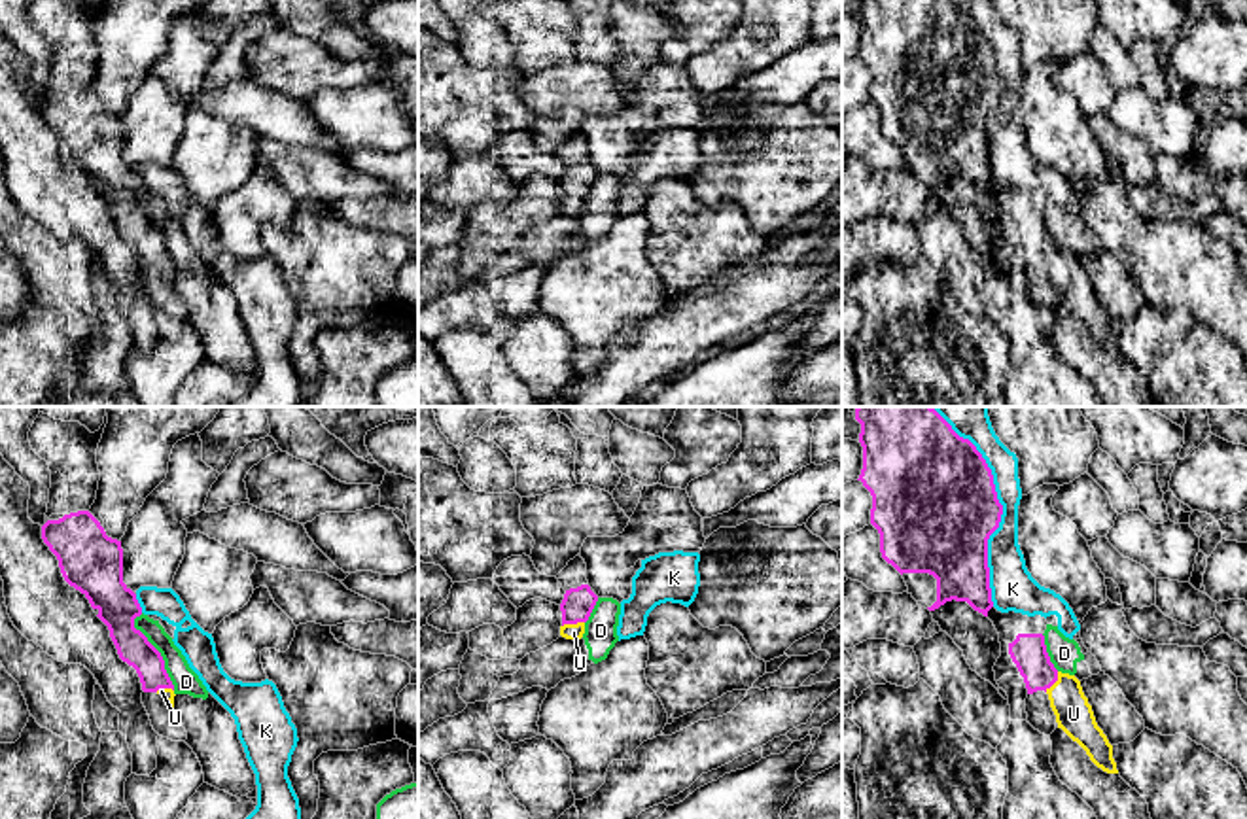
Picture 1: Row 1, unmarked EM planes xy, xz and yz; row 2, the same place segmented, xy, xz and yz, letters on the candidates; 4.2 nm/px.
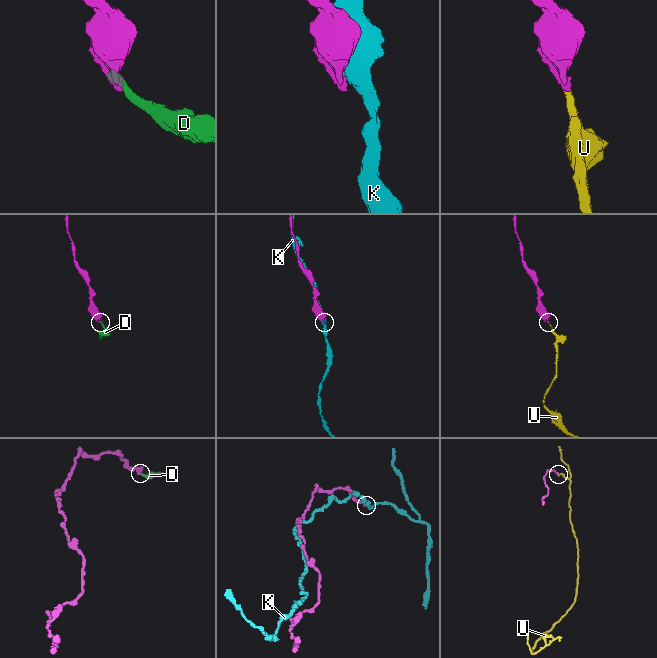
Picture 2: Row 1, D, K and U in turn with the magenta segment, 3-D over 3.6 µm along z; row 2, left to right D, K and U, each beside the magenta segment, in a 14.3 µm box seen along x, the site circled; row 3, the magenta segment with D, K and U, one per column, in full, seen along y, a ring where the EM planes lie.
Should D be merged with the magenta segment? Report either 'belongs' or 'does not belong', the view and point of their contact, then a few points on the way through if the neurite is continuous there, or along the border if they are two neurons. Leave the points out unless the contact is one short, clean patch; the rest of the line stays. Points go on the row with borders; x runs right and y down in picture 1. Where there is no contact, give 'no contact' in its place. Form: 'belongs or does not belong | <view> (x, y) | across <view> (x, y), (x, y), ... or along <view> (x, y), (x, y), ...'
does not belong | xy (158, 651) | along xy (140, 613), (135, 619), (135, 627), (159, 653), (175, 689)

